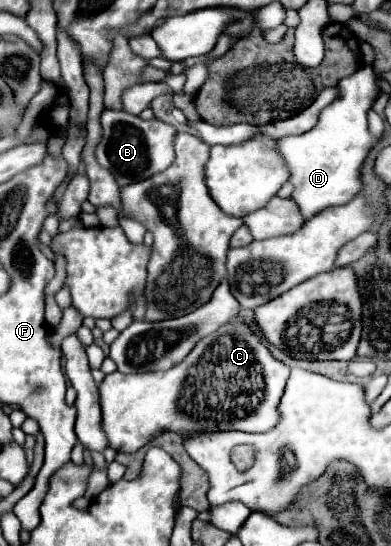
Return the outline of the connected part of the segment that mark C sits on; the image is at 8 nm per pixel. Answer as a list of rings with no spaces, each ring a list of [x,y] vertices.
[[[233,316],[217,332],[199,340],[185,360],[169,370],[143,374],[113,372],[105,376],[99,386],[103,430],[109,446],[121,452],[137,452],[163,430],[177,430],[181,436],[217,430],[265,432],[277,424],[277,404],[287,378],[289,366],[269,352],[263,338],[241,316]]]

